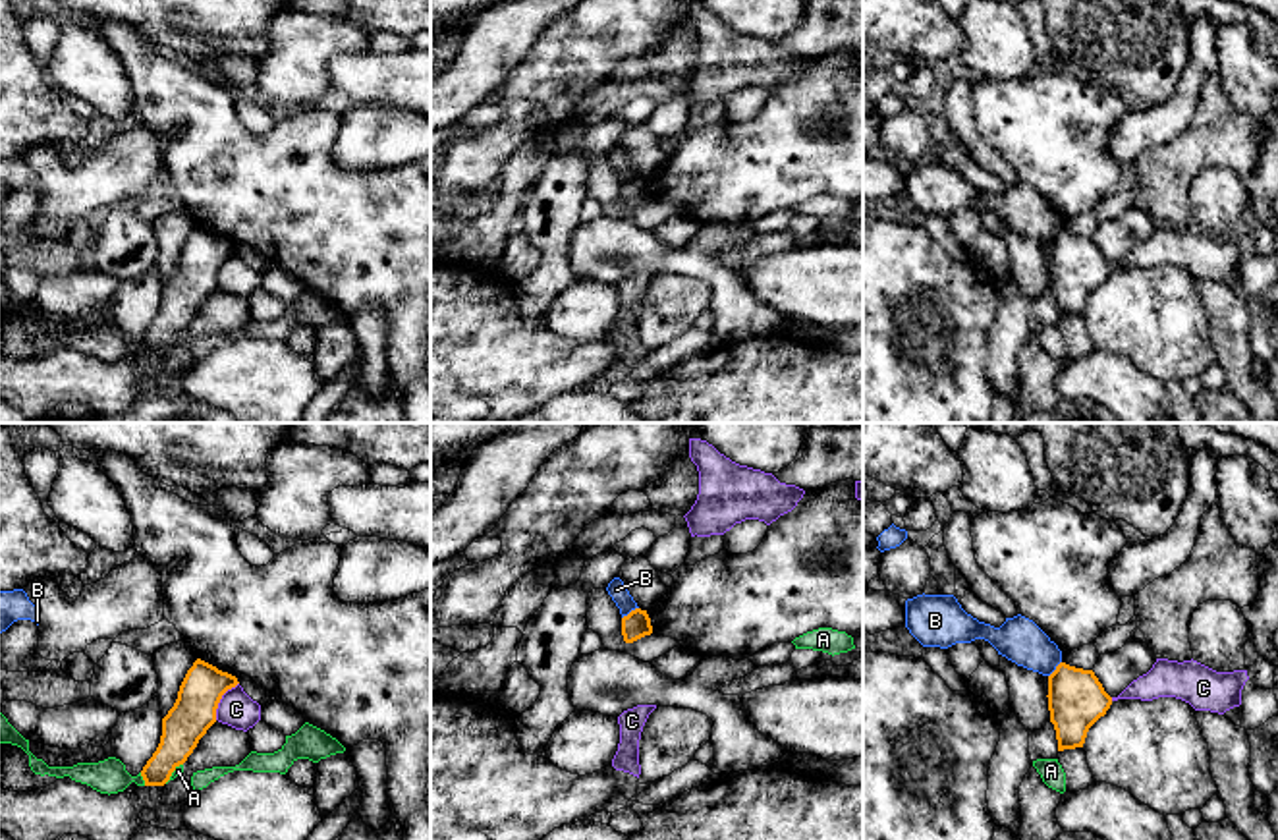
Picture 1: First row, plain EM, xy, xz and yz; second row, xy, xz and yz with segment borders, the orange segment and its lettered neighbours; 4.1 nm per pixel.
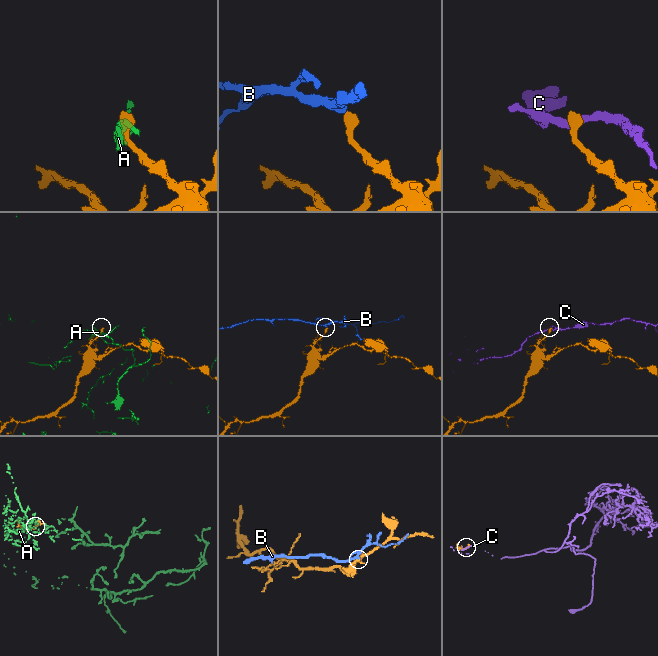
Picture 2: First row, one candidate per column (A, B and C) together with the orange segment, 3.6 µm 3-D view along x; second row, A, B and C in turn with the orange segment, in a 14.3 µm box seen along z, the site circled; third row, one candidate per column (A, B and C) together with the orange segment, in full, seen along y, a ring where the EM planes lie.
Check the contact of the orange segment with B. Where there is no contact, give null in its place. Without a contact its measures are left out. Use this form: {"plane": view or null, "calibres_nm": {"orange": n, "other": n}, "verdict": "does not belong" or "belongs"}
{"plane": "xz", "calibres_nm": {"orange": 110, "other": 80}, "verdict": "does not belong"}

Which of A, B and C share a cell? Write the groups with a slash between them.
A / B / C

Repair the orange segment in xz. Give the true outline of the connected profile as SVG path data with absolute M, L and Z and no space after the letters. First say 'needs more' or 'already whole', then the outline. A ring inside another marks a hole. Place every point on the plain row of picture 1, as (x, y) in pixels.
already whole; M635 176L622 185L622 203L625 210L633 210L651 201L653 193L647 178Z

